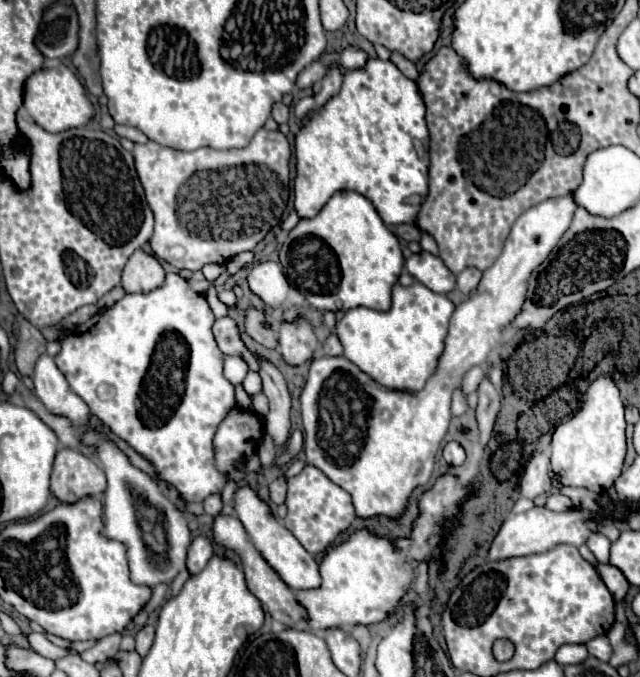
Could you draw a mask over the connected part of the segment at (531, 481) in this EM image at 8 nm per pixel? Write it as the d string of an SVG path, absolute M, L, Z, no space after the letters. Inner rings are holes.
M546 462L546 470L542 470L542 466L538 466L538 470L530 470L530 474L526 474L520 478L520 494L534 500L538 494L546 494L552 488L552 480L546 478L546 482L542 482L542 474L550 472L550 462Z

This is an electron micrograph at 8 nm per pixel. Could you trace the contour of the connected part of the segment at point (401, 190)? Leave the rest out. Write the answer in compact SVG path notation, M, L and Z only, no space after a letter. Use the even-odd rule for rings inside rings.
M370 58L362 70L346 72L342 90L296 134L294 206L300 218L314 218L334 192L354 190L374 204L384 224L414 224L428 196L425 115L418 86L392 62Z

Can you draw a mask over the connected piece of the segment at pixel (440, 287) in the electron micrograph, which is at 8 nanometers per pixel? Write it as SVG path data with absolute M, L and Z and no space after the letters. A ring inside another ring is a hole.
M422 250L420 254L412 254L406 260L406 270L418 282L440 294L448 294L456 286L456 276L446 268L446 264L438 256L426 250Z

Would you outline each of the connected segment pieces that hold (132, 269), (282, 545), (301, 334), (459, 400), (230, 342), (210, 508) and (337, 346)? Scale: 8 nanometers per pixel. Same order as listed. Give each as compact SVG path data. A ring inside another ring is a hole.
M136 250L130 260L124 266L122 272L122 288L132 294L132 292L152 292L164 282L164 268L162 264L146 254L144 250Z
M248 486L238 488L234 500L236 500L236 514L238 514L240 522L244 524L252 544L262 554L262 558L270 564L270 568L282 578L282 582L290 590L314 590L314 588L320 588L322 578L320 578L320 572L318 572L316 558L304 550L304 546L294 538L294 534L284 524L274 520L268 504L262 502L256 496L256 492L250 490Z
M282 322L278 326L278 344L286 364L300 366L312 360L316 350L316 336L312 326L306 326L306 322Z
M458 386L454 388L454 394L452 394L452 416L462 416L466 410L468 410L468 400L462 388Z
M228 316L218 318L214 322L214 326L212 326L212 332L214 332L214 338L218 342L218 348L224 354L242 354L242 358L246 358L246 362L250 364L250 368L254 372L258 372L258 360L248 352L248 348L240 340L238 326L236 326L236 322L232 318L228 318Z
M212 494L212 496L208 496L202 504L204 504L204 512L206 512L206 514L216 516L216 514L222 510L222 496L220 496L220 494Z
M336 334L328 336L328 340L324 342L322 352L324 352L324 356L342 356L342 344L340 344Z

